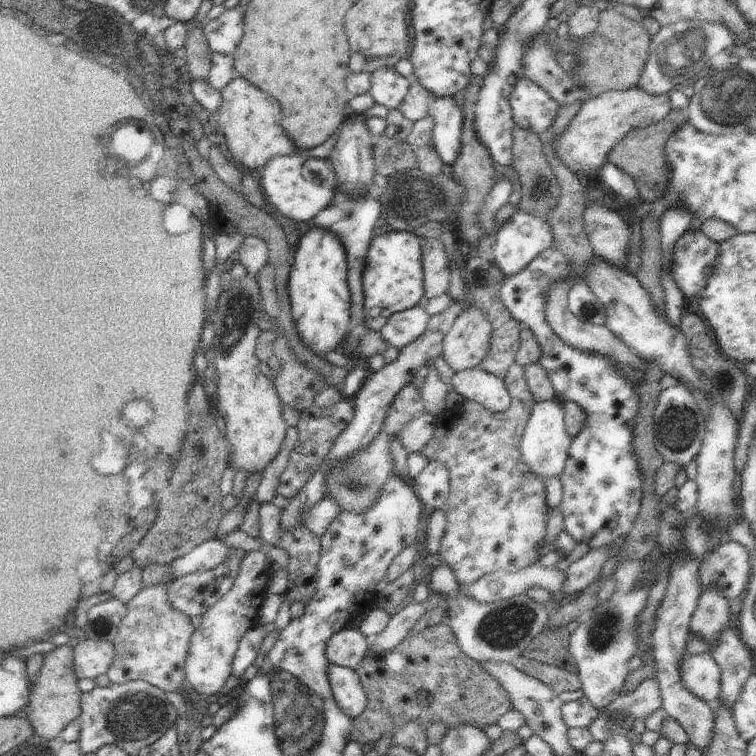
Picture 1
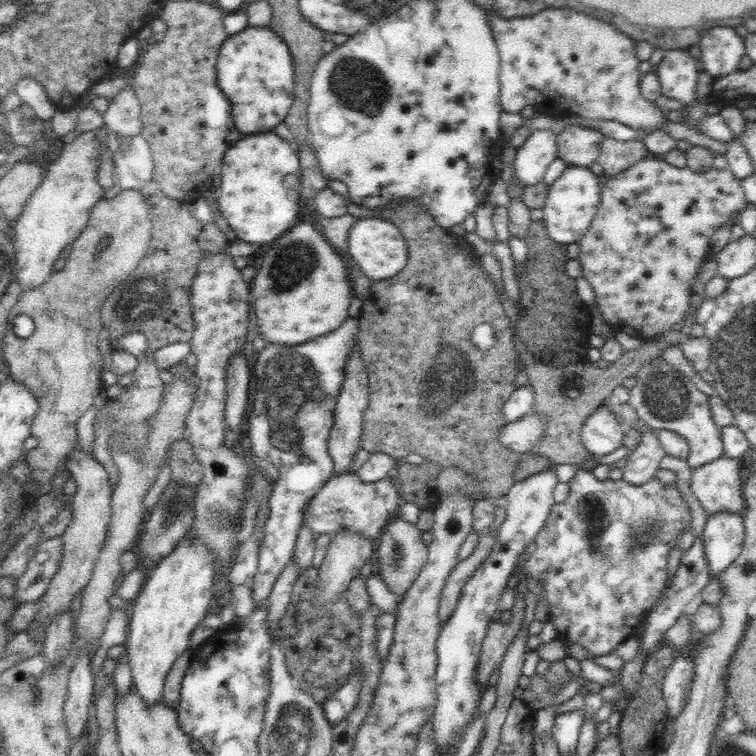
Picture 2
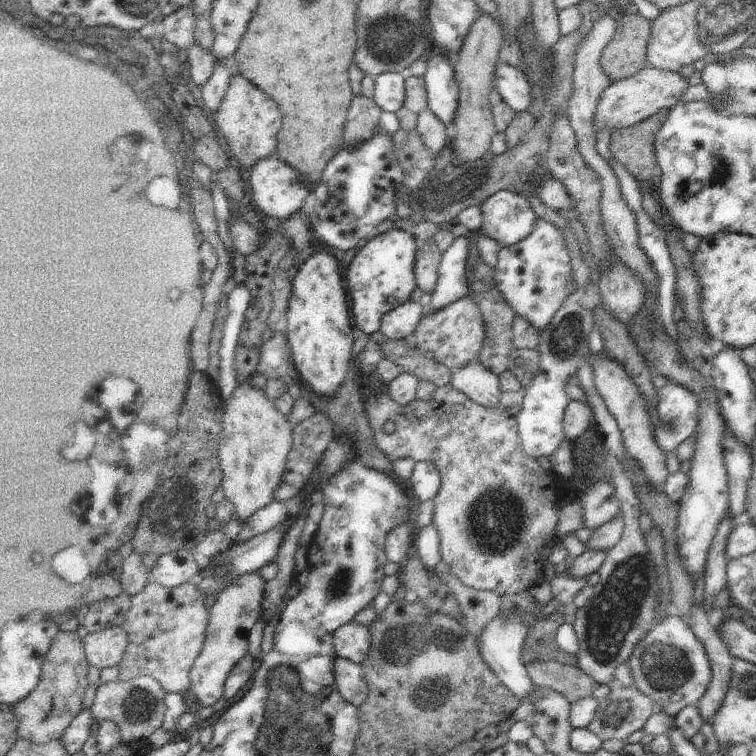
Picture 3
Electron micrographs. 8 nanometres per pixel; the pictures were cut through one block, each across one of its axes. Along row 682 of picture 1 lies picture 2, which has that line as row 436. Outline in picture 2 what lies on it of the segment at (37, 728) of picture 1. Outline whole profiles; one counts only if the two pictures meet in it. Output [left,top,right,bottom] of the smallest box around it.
[3,189,152,501]

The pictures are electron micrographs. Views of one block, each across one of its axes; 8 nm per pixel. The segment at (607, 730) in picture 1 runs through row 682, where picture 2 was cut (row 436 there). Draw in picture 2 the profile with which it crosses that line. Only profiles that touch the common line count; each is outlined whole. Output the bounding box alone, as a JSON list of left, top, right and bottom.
[623,419,666,484]

